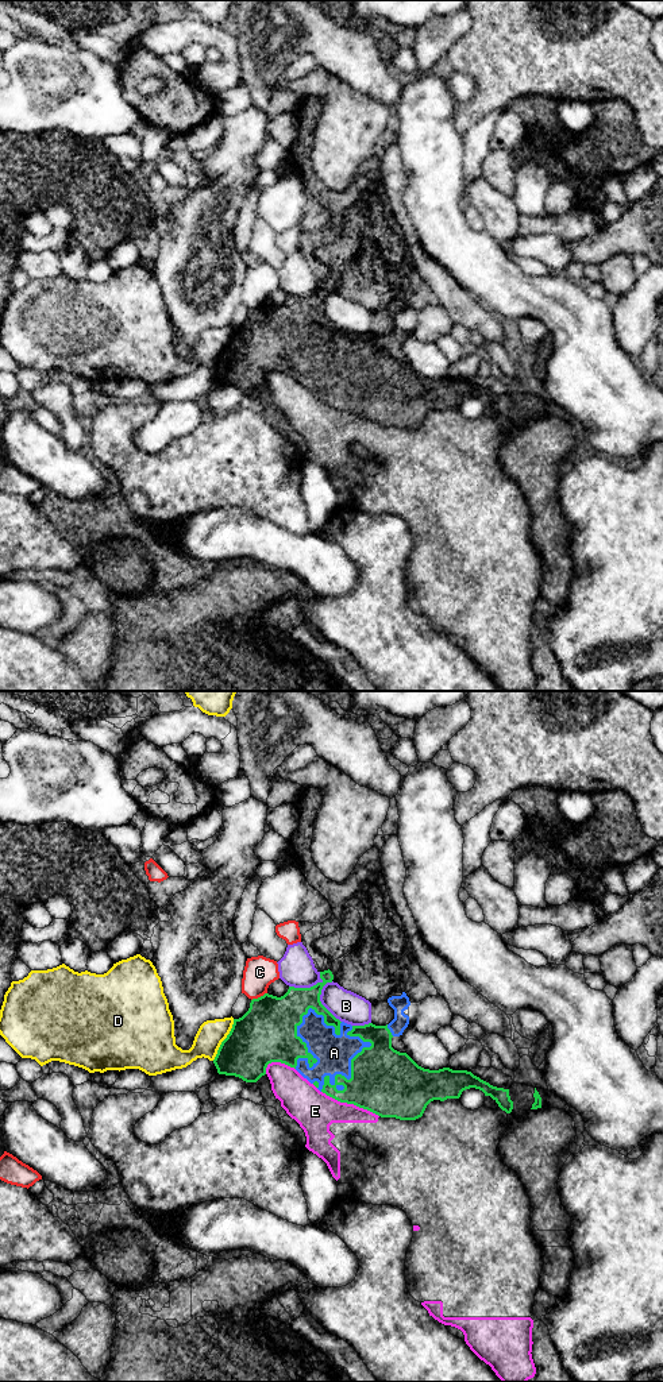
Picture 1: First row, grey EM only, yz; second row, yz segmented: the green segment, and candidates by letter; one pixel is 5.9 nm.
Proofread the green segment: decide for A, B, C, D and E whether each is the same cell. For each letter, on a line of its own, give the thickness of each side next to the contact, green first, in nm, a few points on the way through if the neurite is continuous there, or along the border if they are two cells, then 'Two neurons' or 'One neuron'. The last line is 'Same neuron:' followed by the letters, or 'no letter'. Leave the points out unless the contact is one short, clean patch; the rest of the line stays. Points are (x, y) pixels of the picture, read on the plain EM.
A: Thickness 360 nm (green) against 200 nm. One neuron
B: Thickness 220 nm (green) against 190 nm. Two neurons
C: Thickness 360 nm (green) against 190 nm. Boundary: yz (266, 301), (251, 309). Two neurons
D: Thickness 340 nm (green) against 160 nm. Boundary: yz (234, 328), (230, 342), (212, 369). Two neurons
E: Thickness 400 nm (green) against 240 nm. Two neurons
Same neuron: A

